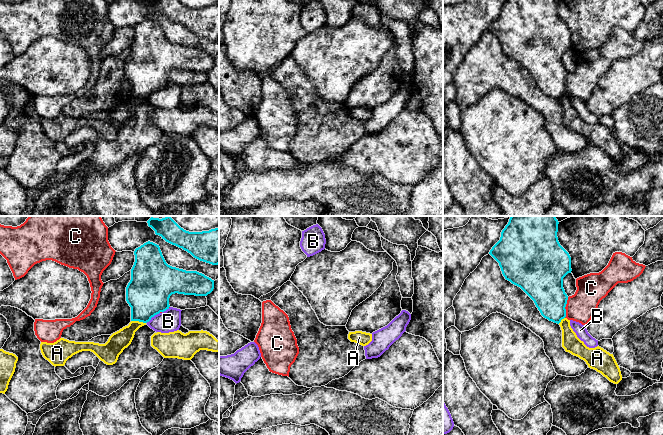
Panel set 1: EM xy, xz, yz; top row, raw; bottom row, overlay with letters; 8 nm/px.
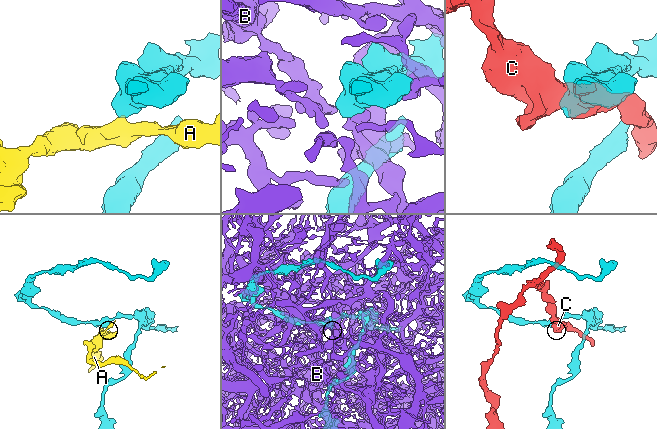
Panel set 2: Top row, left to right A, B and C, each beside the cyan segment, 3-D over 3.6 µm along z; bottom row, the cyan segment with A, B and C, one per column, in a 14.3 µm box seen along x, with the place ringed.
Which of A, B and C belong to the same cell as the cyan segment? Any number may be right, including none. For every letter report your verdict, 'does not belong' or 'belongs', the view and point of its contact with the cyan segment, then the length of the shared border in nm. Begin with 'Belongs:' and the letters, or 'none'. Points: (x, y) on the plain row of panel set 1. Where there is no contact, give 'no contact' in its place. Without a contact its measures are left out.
Belongs: none
A: does not belong; meets cyan in xy at (138, 96); contact 120 nm long
B: does not belong; meets cyan in xy at (152, 92); contact 140 nm long
C: does not belong; meets cyan in yz at (565, 82); contact 170 nm long

